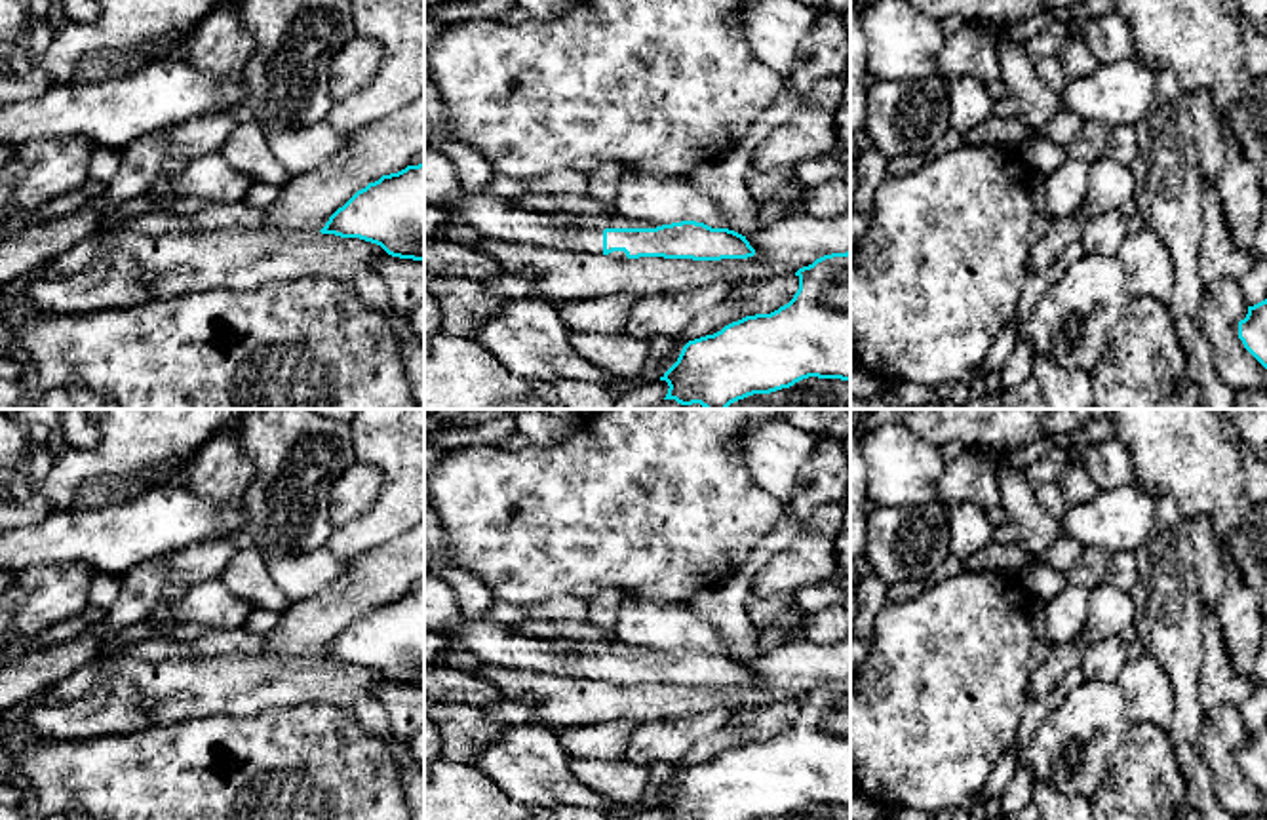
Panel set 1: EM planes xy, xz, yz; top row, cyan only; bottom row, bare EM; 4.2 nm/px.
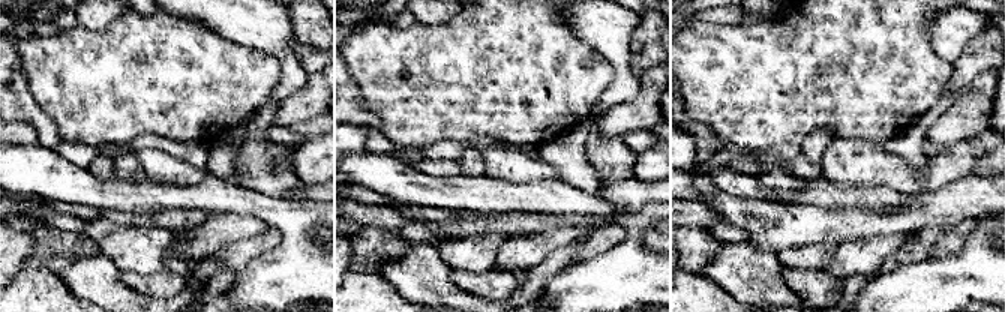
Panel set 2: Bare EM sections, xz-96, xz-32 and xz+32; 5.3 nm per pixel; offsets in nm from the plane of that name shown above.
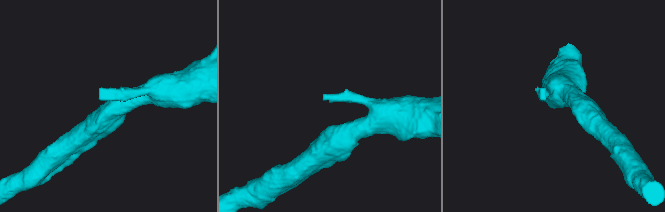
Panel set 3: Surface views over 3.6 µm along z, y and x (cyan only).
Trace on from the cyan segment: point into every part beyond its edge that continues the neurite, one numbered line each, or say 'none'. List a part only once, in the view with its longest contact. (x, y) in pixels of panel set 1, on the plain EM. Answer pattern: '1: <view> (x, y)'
1: xz (497, 644)

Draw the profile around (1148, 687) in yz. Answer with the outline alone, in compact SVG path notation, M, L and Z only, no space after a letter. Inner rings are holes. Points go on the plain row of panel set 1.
M1153 656L1130 658L1117 683L1126 694L1132 723L1153 723L1162 731L1170 729L1178 700L1168 674Z

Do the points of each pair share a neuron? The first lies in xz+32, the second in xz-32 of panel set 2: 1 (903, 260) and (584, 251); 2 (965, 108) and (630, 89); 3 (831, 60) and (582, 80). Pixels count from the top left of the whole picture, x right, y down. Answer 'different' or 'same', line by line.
1: different
2: different
3: same

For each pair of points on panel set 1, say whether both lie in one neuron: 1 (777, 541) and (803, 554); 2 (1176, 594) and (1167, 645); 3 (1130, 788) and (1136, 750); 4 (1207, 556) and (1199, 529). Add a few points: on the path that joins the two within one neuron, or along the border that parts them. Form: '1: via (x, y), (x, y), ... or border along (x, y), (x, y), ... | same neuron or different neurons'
1: border along (807, 520), (805, 529), (754, 573) | different neurons
2: via (1169, 607), (1169, 632) | same neuron
3: via (1136, 779), (1136, 760) | same neuron
4: via (1207, 550), (1203, 535) | same neuron

